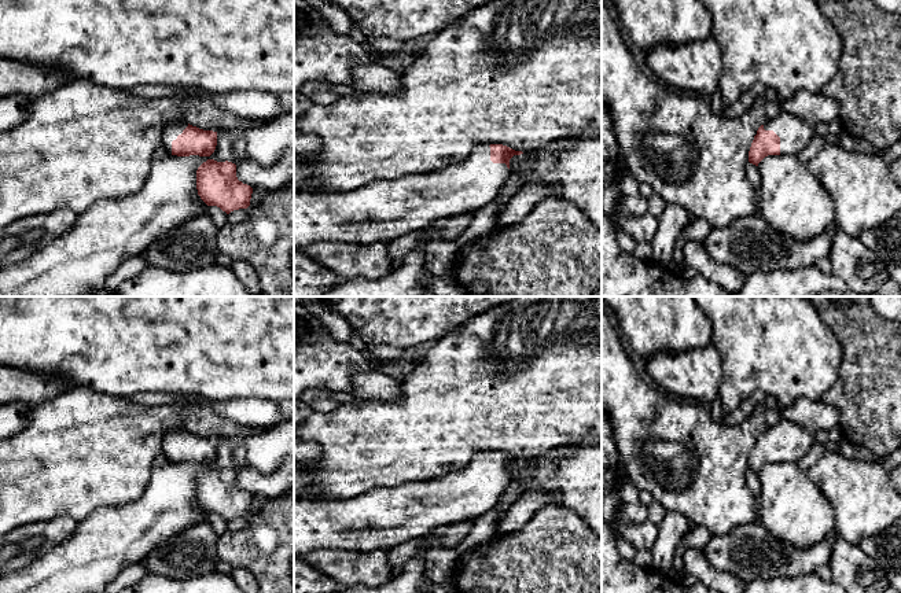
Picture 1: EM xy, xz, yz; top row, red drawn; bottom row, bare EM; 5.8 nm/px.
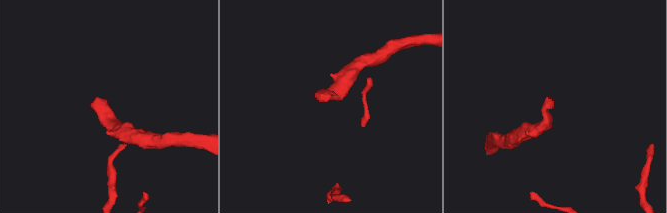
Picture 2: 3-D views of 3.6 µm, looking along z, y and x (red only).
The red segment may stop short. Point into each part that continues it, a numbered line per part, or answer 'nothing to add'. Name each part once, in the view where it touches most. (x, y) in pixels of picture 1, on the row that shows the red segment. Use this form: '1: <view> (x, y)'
1: yz (794, 133)

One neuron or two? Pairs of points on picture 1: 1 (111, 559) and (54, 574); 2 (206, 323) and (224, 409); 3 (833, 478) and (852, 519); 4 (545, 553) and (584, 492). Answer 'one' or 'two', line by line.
1: one
2: two
3: one
4: two

